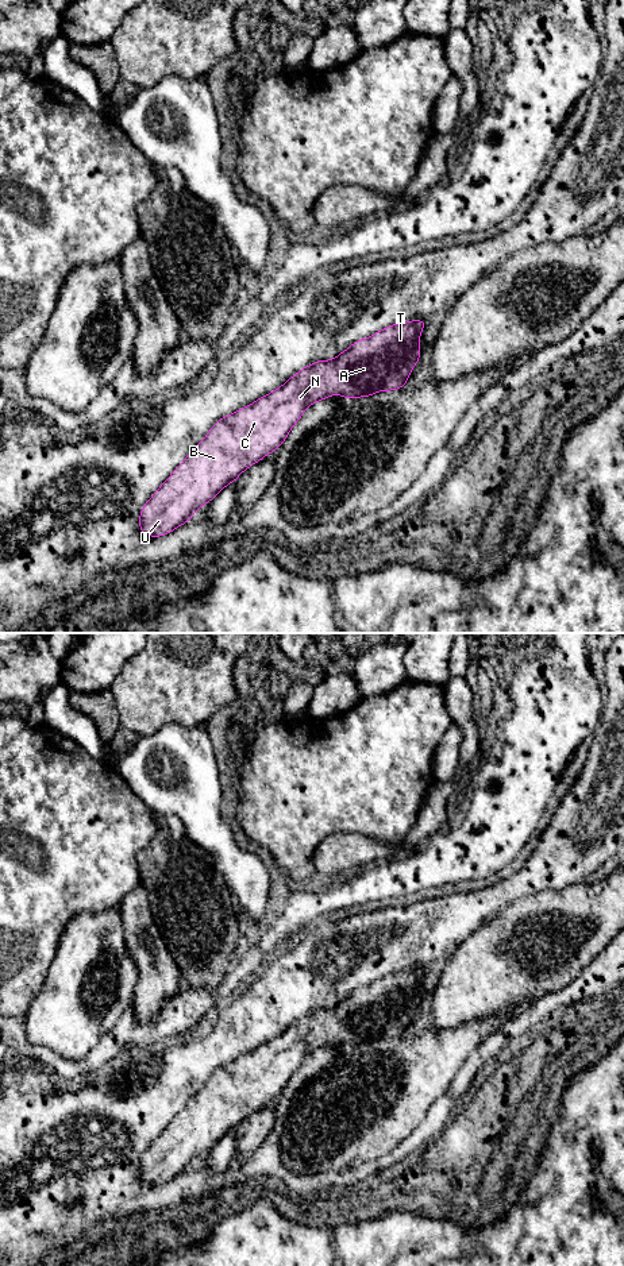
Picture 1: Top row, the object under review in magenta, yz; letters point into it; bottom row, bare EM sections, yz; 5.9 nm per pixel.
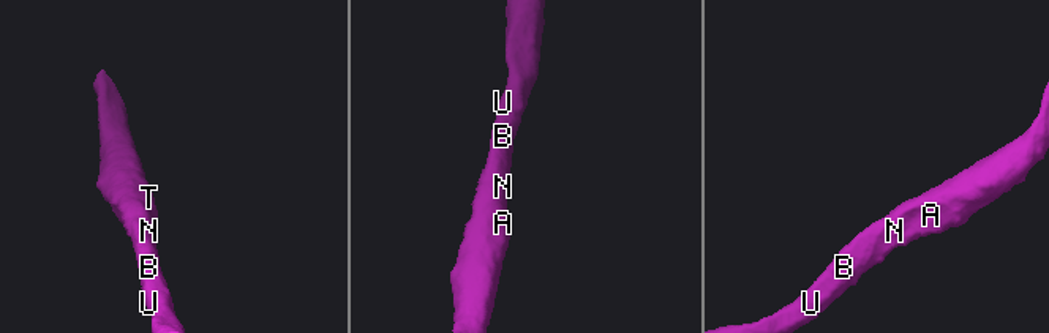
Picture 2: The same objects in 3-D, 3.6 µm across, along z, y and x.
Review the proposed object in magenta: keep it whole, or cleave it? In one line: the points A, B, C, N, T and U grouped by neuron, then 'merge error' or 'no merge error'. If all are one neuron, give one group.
groups A B C N T U; no merge error

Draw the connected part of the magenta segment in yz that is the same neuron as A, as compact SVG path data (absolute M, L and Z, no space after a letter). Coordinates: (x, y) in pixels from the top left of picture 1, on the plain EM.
M424 968L392 972L367 987L359 987L335 1007L316 1008L290 1024L281 1035L216 1069L145 1151L139 1163L140 1180L150 1185L161 1185L188 1170L196 1158L211 1150L227 1132L236 1130L243 1119L278 1097L309 1053L332 1042L350 1047L405 1035L421 1004L420 981L427 972Z

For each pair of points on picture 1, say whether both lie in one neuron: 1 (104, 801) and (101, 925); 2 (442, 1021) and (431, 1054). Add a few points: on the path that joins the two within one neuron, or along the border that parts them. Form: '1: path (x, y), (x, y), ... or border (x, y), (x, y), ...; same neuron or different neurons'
1: border (119, 904), (97, 913), (79, 913), (70, 919); different neurons
2: border (469, 1021), (457, 1027), (432, 1029); different neurons

